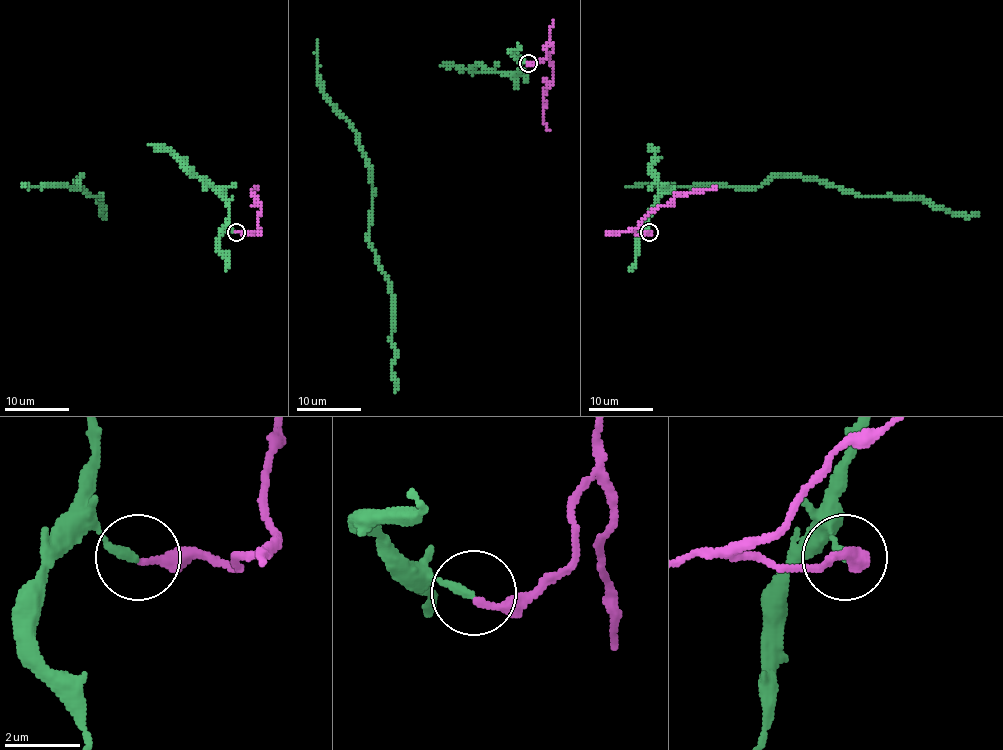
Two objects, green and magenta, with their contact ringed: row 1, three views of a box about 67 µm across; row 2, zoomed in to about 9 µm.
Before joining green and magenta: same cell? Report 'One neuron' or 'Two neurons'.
Two neurons

